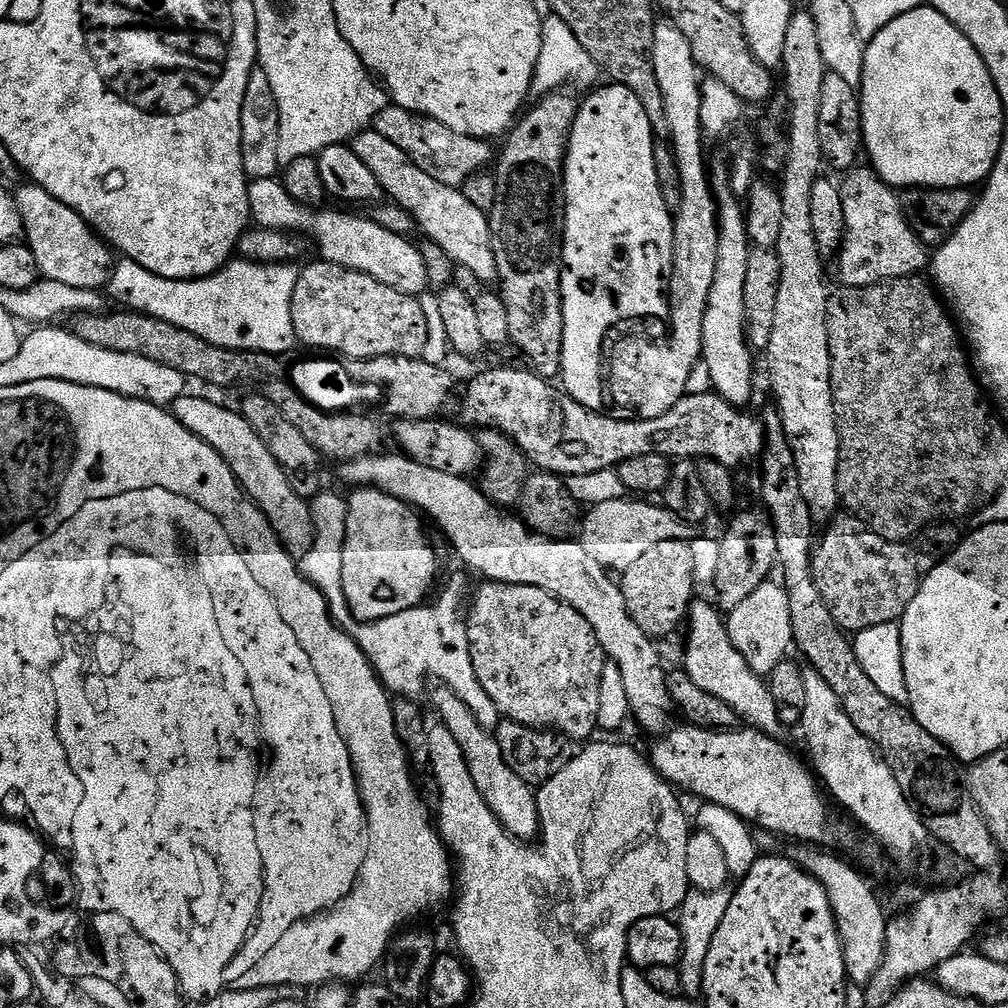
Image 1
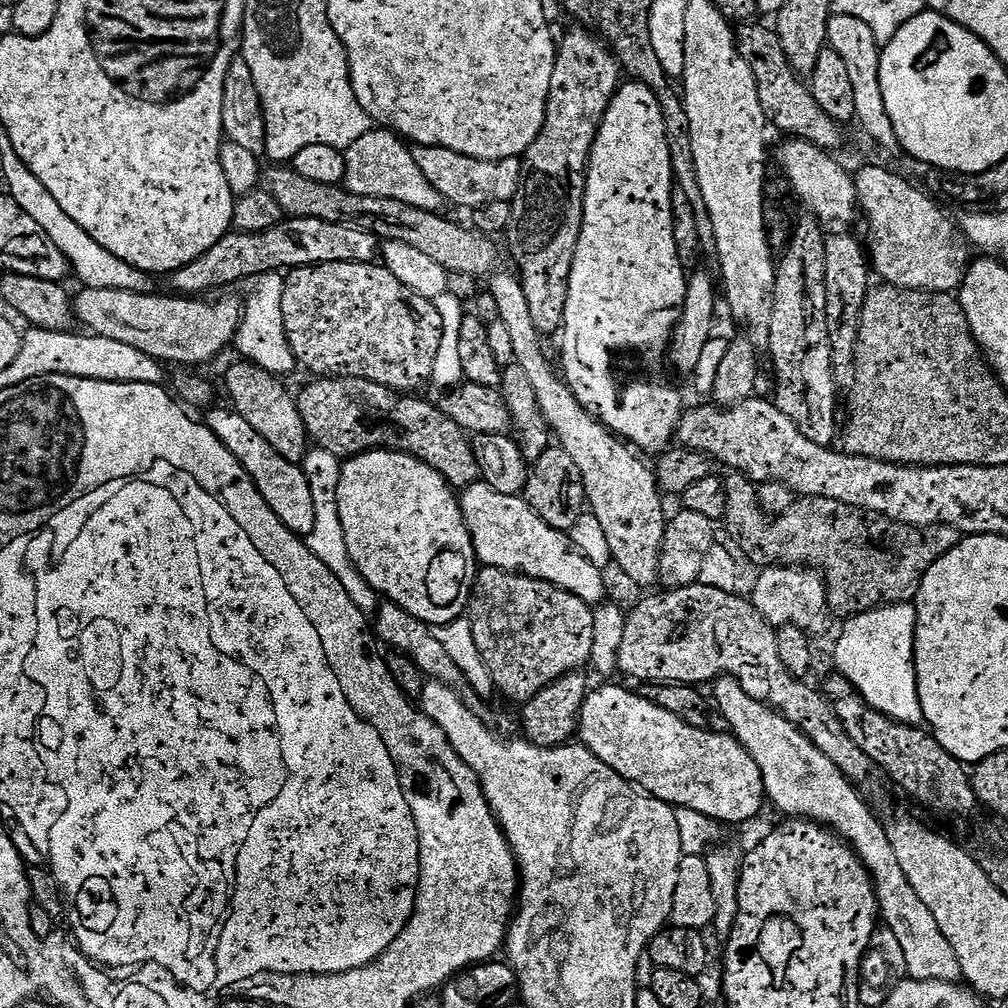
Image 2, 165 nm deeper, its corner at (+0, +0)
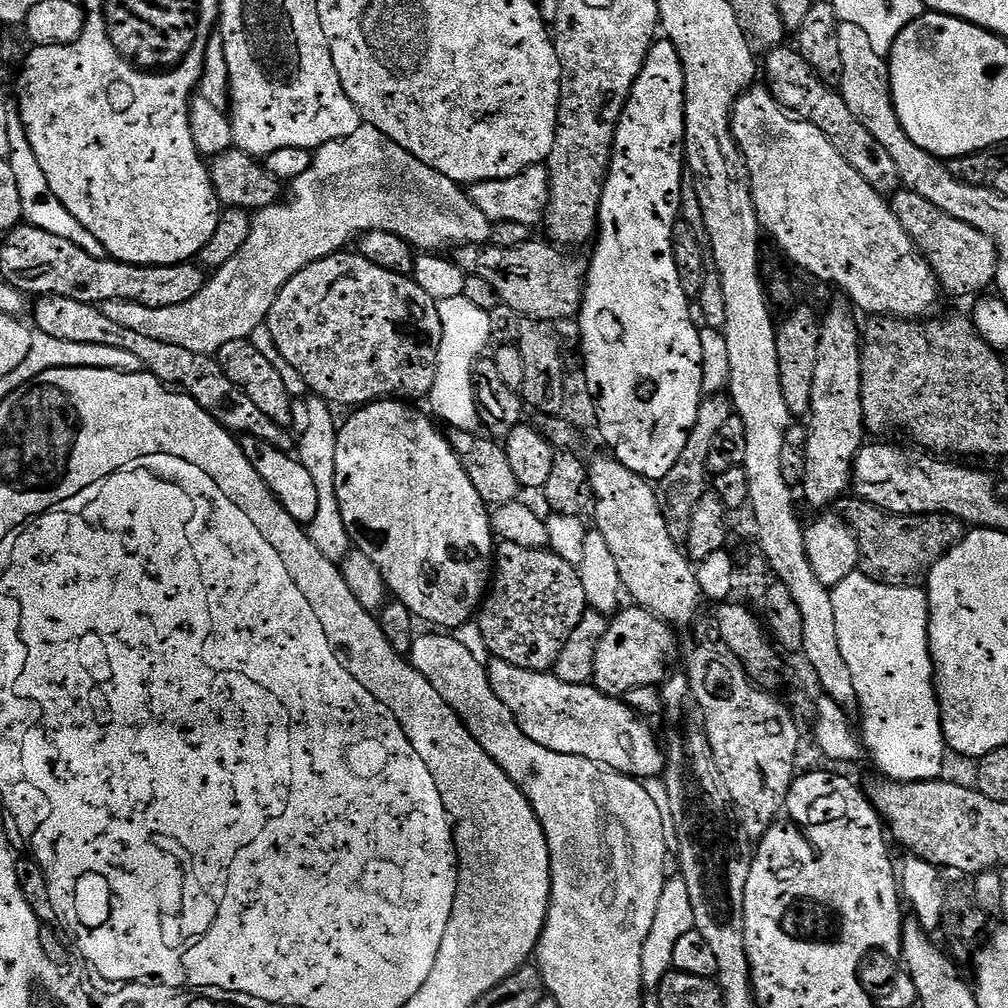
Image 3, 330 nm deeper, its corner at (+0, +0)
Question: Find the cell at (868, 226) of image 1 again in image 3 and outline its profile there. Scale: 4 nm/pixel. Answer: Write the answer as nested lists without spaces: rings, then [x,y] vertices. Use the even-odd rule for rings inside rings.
[[[901,190],[891,197],[892,213],[915,242],[921,256],[928,261],[935,273],[939,287],[952,296],[984,294],[996,282],[1000,250],[982,230],[938,210],[934,202],[926,202],[922,194]]]

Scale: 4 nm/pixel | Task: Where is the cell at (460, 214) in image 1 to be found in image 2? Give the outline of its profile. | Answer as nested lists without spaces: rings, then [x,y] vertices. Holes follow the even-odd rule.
[[[503,270],[497,271],[491,277],[490,291],[494,302],[498,302],[499,320],[502,326],[506,326],[514,345],[514,361],[522,366],[522,370],[526,370],[526,378],[529,379],[530,386],[534,386],[534,395],[538,397],[538,406],[549,429],[554,433],[555,439],[556,436],[560,439],[557,440],[559,447],[564,448],[570,458],[574,458],[574,466],[578,466],[582,474],[584,499],[590,515],[598,518],[602,531],[606,534],[612,564],[620,567],[634,583],[641,584],[644,588],[650,587],[652,583],[655,585],[666,515],[664,516],[664,500],[660,489],[656,487],[653,469],[649,465],[647,468],[621,437],[605,428],[584,409],[578,398],[574,398],[557,365],[555,368],[544,353],[545,341],[534,326],[519,275],[511,275]]]

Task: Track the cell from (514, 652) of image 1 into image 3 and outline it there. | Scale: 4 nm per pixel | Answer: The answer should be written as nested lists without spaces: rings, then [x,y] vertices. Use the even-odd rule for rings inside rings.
[[[500,542],[494,548],[494,571],[490,576],[490,587],[478,609],[478,623],[482,630],[482,638],[486,638],[486,646],[489,653],[495,659],[504,660],[510,666],[518,666],[522,670],[534,670],[535,672],[547,672],[555,669],[558,662],[558,654],[562,654],[562,646],[566,646],[566,640],[574,631],[574,626],[582,622],[584,613],[589,611],[586,590],[582,590],[582,578],[578,578],[578,567],[575,564],[566,562],[566,558],[558,558],[558,554],[548,548],[527,548],[518,546],[514,542]]]

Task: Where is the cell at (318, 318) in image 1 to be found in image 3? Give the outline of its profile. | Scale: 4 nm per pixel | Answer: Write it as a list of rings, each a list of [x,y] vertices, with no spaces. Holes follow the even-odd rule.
[[[355,251],[334,252],[310,266],[306,266],[298,274],[294,274],[294,278],[290,278],[290,282],[286,282],[286,286],[282,286],[282,290],[270,310],[266,326],[274,338],[274,346],[278,346],[278,350],[282,354],[282,358],[286,358],[286,362],[290,362],[290,366],[294,366],[294,370],[298,370],[298,374],[302,374],[309,393],[322,397],[328,401],[329,405],[363,406],[374,400],[389,398],[399,398],[405,402],[420,402],[416,400],[422,399],[423,401],[431,394],[439,360],[440,339],[443,336],[437,301],[432,300],[430,294],[426,294],[426,290],[422,290],[422,286],[418,286],[411,276],[399,276],[390,270],[382,270],[382,266],[374,266],[374,262],[366,262],[366,258],[362,258]]]

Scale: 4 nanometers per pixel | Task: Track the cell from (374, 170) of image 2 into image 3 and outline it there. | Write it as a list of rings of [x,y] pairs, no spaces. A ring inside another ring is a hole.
[[[361,123],[354,134],[326,142],[315,149],[310,170],[298,179],[291,181],[292,204],[277,202],[269,208],[261,208],[252,216],[250,238],[242,245],[242,250],[226,262],[226,266],[215,269],[207,279],[204,289],[190,302],[182,306],[151,308],[129,300],[111,300],[99,305],[102,314],[117,324],[142,334],[145,338],[154,338],[157,342],[171,342],[173,346],[183,346],[185,350],[194,350],[194,354],[216,356],[226,346],[226,342],[247,340],[253,330],[267,321],[270,310],[286,282],[294,278],[306,266],[318,262],[334,252],[347,249],[348,244],[370,230],[386,230],[398,234],[413,249],[436,254],[441,250],[455,250],[463,244],[485,245],[492,238],[492,221],[474,206],[467,191],[455,184],[446,174],[438,174],[422,158],[414,158],[410,150],[402,150],[394,138],[386,138],[382,130]]]

